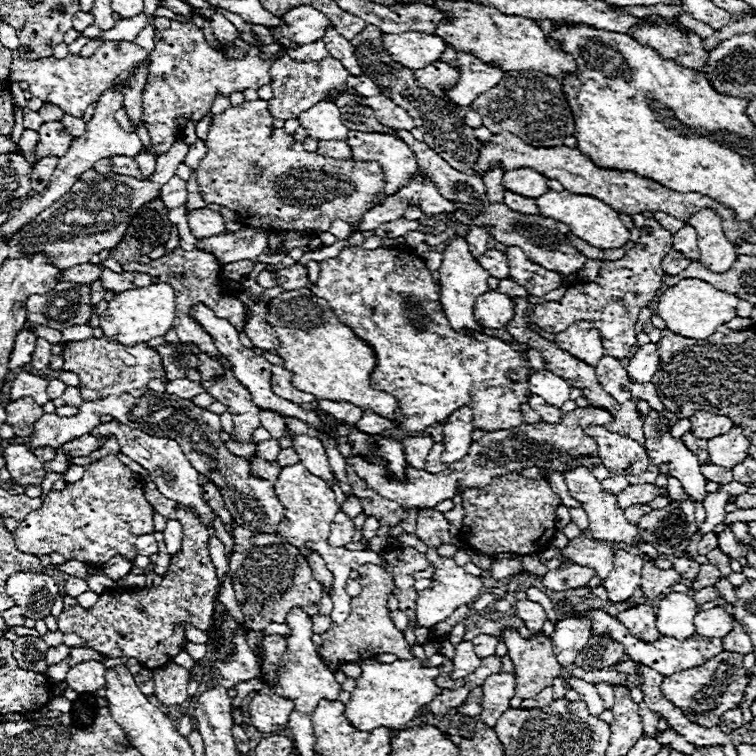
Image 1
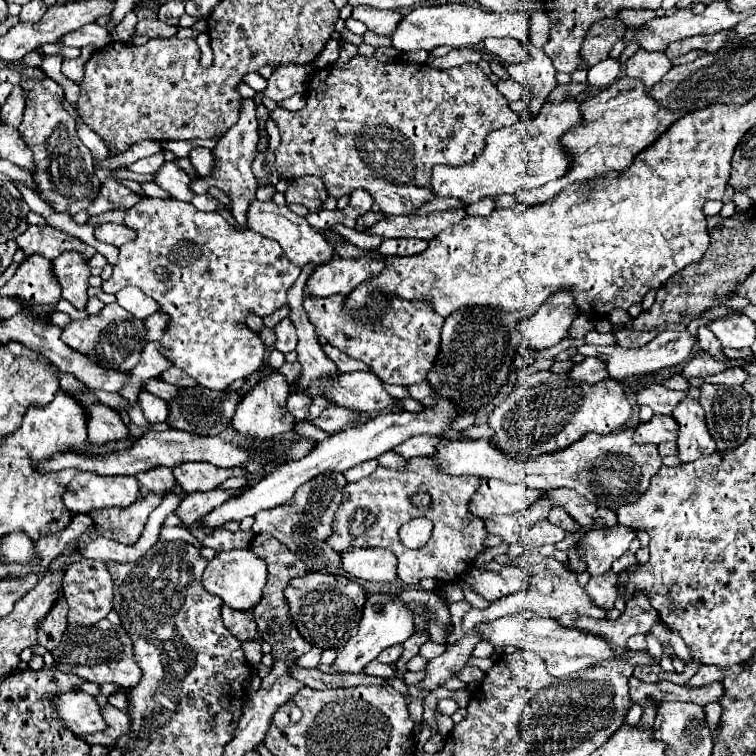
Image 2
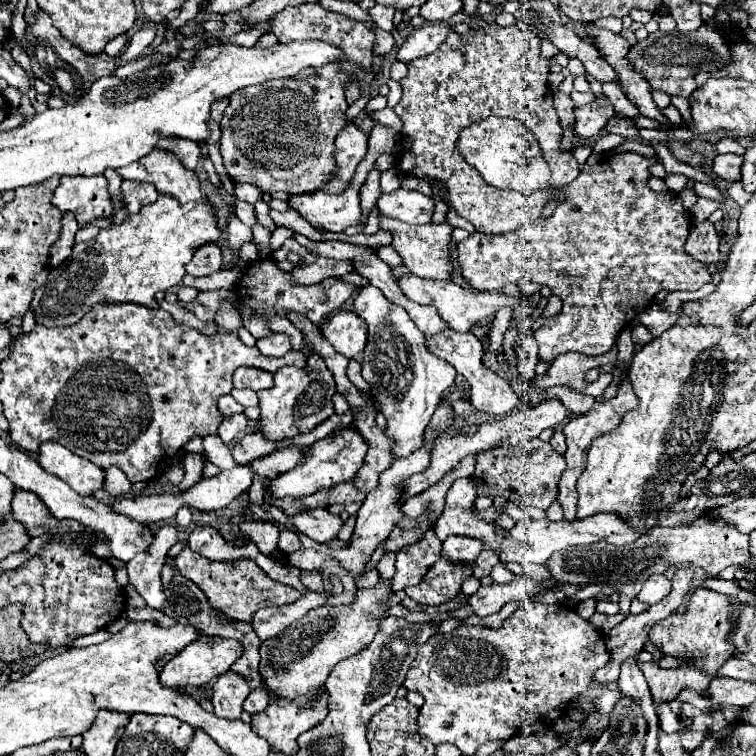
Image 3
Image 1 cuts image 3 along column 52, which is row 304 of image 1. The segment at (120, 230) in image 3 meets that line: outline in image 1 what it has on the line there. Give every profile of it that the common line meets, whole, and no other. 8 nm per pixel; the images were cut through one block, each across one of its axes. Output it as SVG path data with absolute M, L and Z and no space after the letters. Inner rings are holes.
M310 288L282 292L272 298L268 302L268 324L278 338L276 354L284 360L284 368L292 372L292 384L298 390L310 392L316 400L350 402L398 422L398 402L394 396L378 392L370 384L370 372L376 364L372 348L342 324L328 304L314 296Z

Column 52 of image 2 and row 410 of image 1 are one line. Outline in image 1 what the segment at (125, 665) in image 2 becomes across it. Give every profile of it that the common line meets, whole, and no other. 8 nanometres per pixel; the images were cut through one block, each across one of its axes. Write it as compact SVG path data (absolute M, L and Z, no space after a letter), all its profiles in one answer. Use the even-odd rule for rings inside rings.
M650 410L650 414L646 416L644 420L644 440L646 440L646 452L648 452L648 458L650 458L650 464L666 464L670 468L670 476L678 478L684 492L692 496L692 500L698 500L702 502L704 496L706 496L706 478L702 476L700 472L700 462L696 458L694 452L690 452L682 440L674 438L670 434L670 420L664 418L660 412L656 410Z

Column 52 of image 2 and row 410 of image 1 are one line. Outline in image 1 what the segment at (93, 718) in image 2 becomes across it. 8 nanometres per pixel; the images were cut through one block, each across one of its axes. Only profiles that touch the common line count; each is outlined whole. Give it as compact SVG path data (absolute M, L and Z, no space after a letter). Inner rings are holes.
M698 410L690 416L692 428L690 432L696 438L714 438L718 434L726 434L726 430L730 430L734 426L734 422L728 416L720 416L720 414L710 414L706 410Z

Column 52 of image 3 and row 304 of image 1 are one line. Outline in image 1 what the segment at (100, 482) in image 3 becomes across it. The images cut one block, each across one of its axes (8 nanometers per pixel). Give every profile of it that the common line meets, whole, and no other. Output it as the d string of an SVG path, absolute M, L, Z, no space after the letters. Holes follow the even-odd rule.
M456 238L452 240L446 250L442 252L444 258L442 258L442 266L440 266L440 286L442 286L442 308L444 308L444 314L450 322L450 326L460 332L460 330L470 330L470 332L476 332L476 334L482 334L484 326L474 318L474 304L476 300L486 294L490 288L488 288L488 278L490 274L472 258L470 250L468 250L468 244L464 238Z

